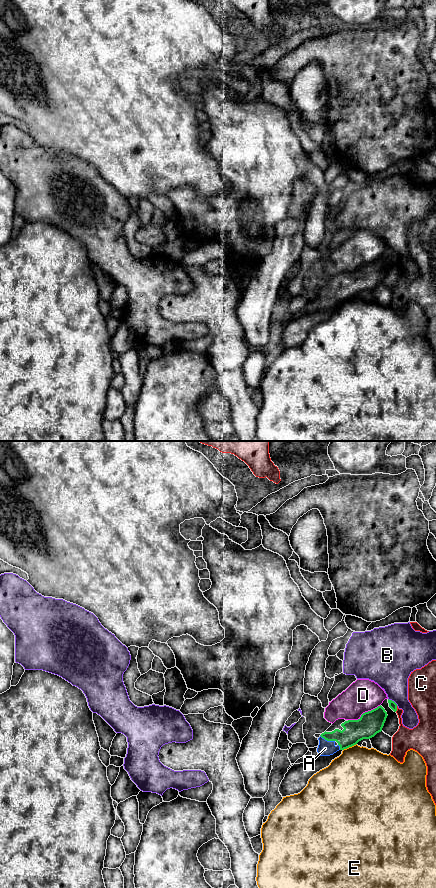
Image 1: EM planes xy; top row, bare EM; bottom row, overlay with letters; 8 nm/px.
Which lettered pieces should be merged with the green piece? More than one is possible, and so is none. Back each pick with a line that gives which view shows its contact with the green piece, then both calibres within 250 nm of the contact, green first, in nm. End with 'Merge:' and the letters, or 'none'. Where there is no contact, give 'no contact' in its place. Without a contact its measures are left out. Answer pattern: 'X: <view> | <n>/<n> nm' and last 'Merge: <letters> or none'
A: xy | 180/130 nm
Merge: A

